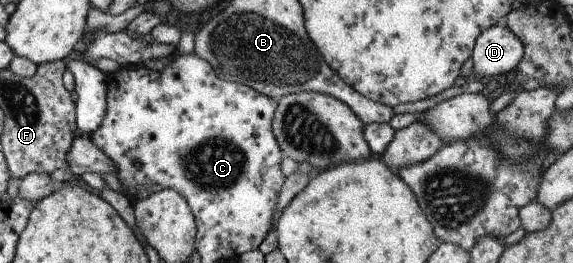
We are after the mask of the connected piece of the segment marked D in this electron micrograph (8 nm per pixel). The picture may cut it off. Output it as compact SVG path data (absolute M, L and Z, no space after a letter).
M501 22L485 29L472 48L473 70L482 78L500 77L523 58L522 42Z

